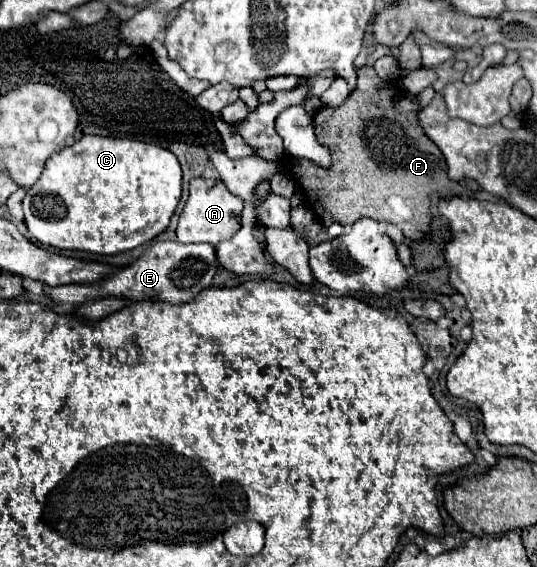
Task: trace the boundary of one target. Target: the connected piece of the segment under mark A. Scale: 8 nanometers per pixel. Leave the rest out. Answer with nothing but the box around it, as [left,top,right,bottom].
[177,176,243,246]

